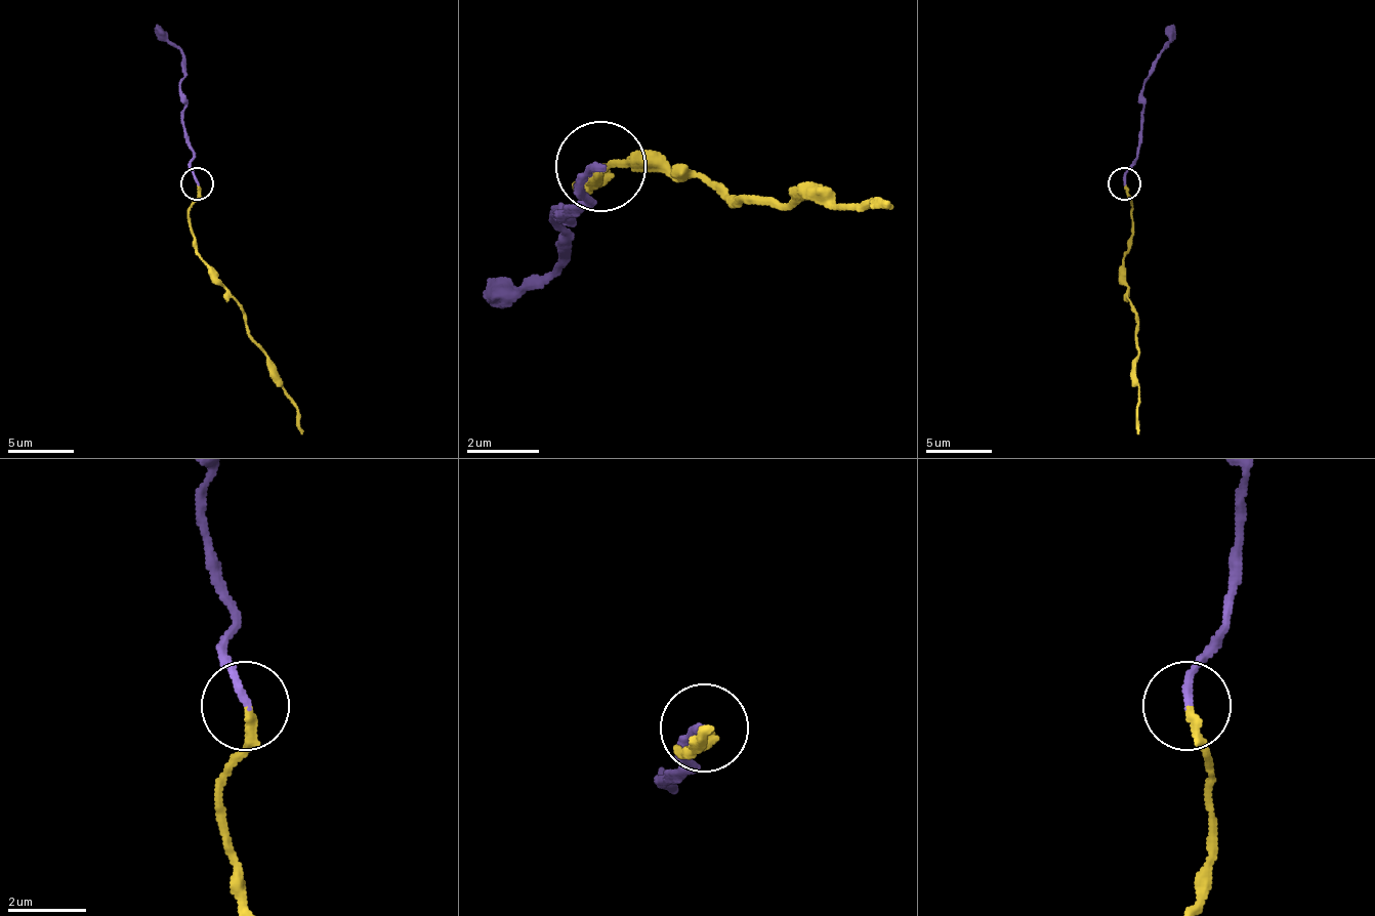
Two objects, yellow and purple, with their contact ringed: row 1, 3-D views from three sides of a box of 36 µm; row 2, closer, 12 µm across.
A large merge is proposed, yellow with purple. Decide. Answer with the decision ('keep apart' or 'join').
join

